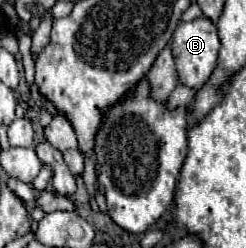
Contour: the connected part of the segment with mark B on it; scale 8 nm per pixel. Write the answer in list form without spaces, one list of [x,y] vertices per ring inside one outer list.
[[[205,16],[181,22],[173,34],[171,48],[177,60],[179,84],[201,88],[209,80],[217,62],[217,28]]]

